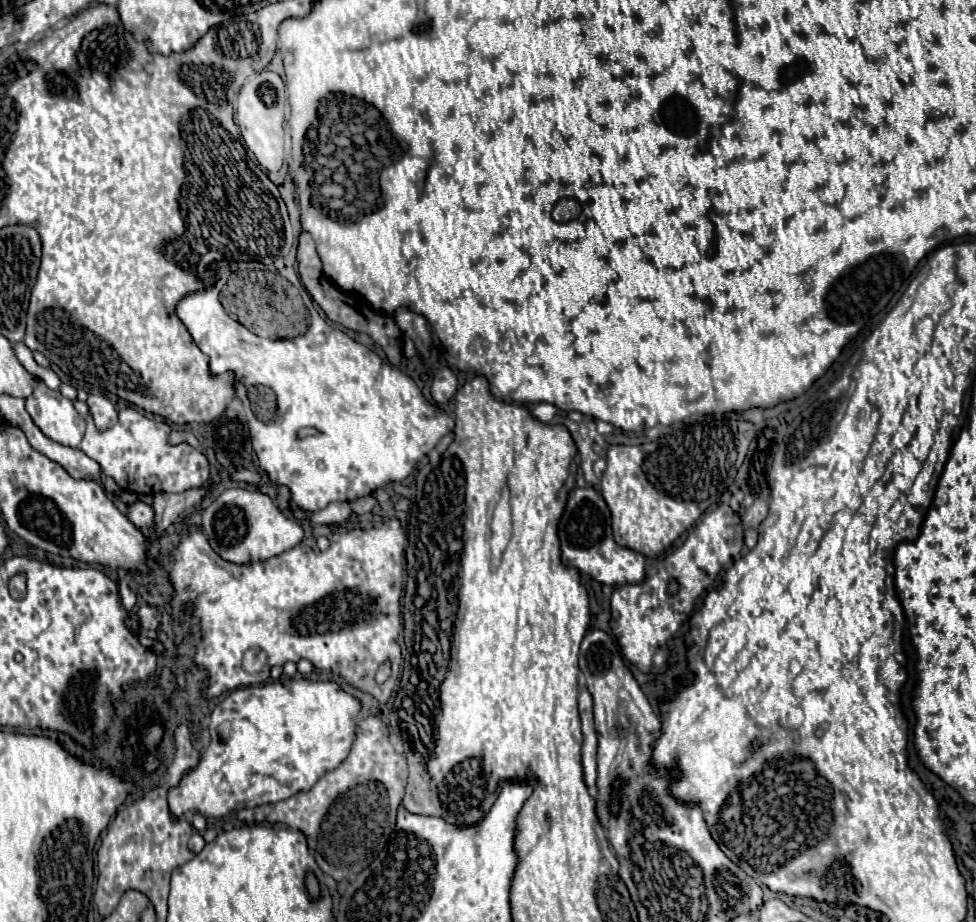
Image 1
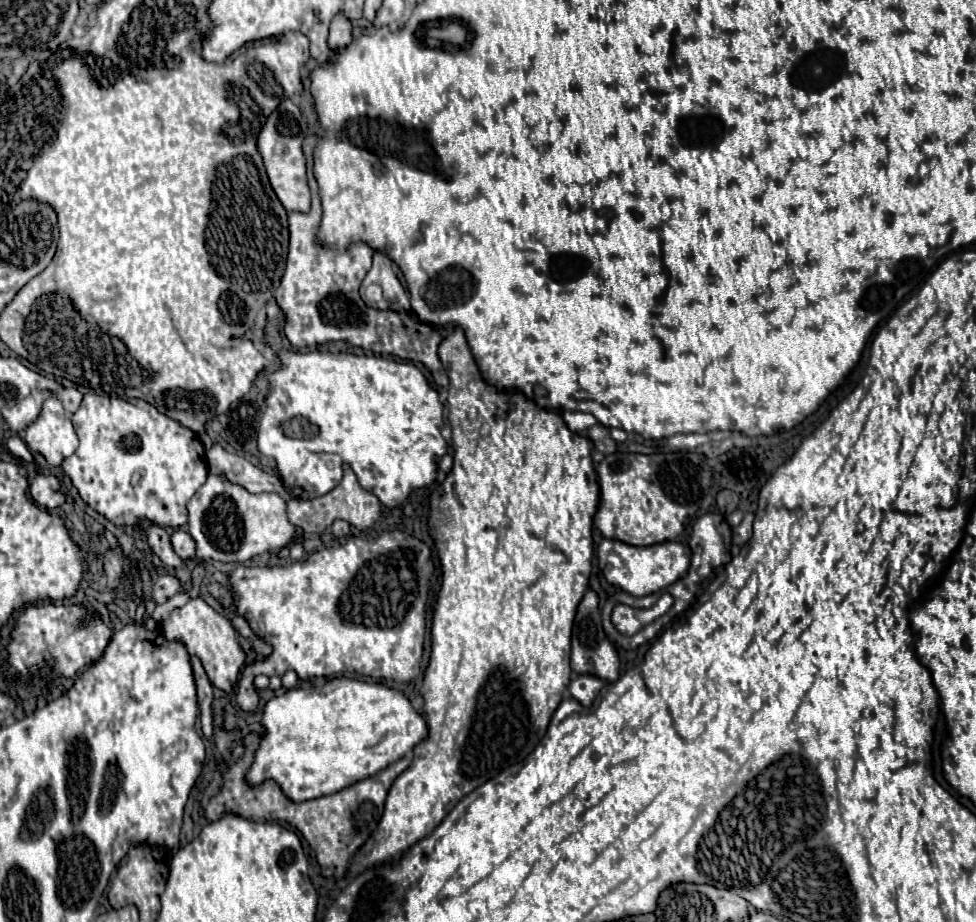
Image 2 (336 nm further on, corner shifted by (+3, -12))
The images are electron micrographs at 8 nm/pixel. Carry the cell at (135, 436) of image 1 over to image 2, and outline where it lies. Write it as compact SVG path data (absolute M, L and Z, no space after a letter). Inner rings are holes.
M85 394L71 420L75 434L79 436L79 448L73 456L63 460L63 472L77 488L85 504L89 504L97 514L105 516L115 526L133 526L141 530L145 522L165 528L181 528L187 524L187 502L205 484L209 474L204 446L193 430L161 414L151 404L139 408L121 398L99 394Z

